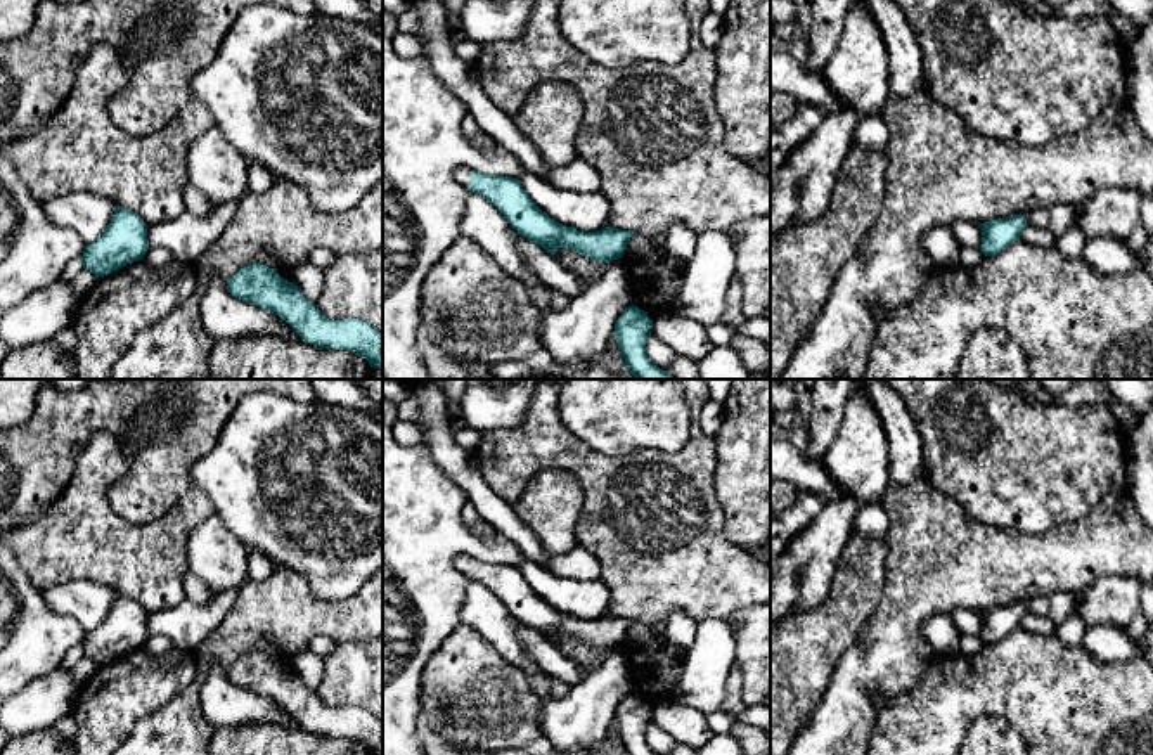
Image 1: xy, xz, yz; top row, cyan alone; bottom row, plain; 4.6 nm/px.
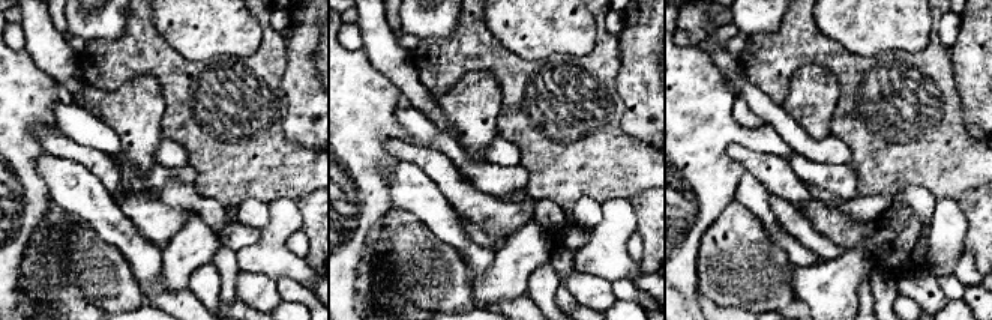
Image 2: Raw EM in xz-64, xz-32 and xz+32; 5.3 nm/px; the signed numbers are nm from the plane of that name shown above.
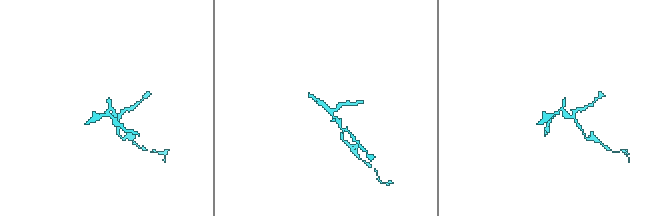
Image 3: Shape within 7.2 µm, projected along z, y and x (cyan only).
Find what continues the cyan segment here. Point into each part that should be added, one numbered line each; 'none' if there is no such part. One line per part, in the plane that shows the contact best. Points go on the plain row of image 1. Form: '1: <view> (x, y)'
1: xz (461, 561)

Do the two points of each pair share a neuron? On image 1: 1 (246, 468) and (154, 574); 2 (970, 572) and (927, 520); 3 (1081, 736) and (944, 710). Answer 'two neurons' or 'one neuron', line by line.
1: two neurons
2: one neuron
3: one neuron

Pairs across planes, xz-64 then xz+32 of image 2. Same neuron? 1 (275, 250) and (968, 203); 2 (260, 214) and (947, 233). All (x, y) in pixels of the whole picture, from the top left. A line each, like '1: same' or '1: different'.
1: different
2: different

